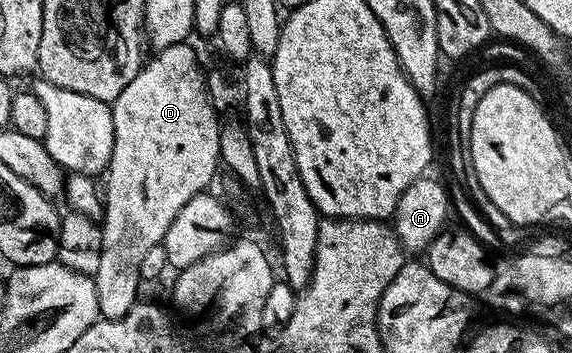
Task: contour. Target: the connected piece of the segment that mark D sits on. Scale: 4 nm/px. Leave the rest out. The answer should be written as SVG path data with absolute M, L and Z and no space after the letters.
M184 42L181 45L173 45L166 49L162 55L157 56L155 60L144 63L134 77L131 78L128 87L121 92L115 102L111 104L114 112L114 144L113 157L110 164L110 170L105 179L105 187L103 190L103 214L100 221L99 233L99 256L97 264L97 272L93 280L97 290L98 308L100 317L109 322L120 322L131 313L138 303L137 286L140 282L138 275L138 264L142 262L142 258L146 253L156 249L162 237L162 233L166 230L166 226L172 217L176 215L178 209L184 204L188 198L200 193L204 193L213 182L213 165L211 161L216 161L217 147L215 145L215 103L213 101L209 82L206 82L205 76L199 64L200 55L194 45Z

